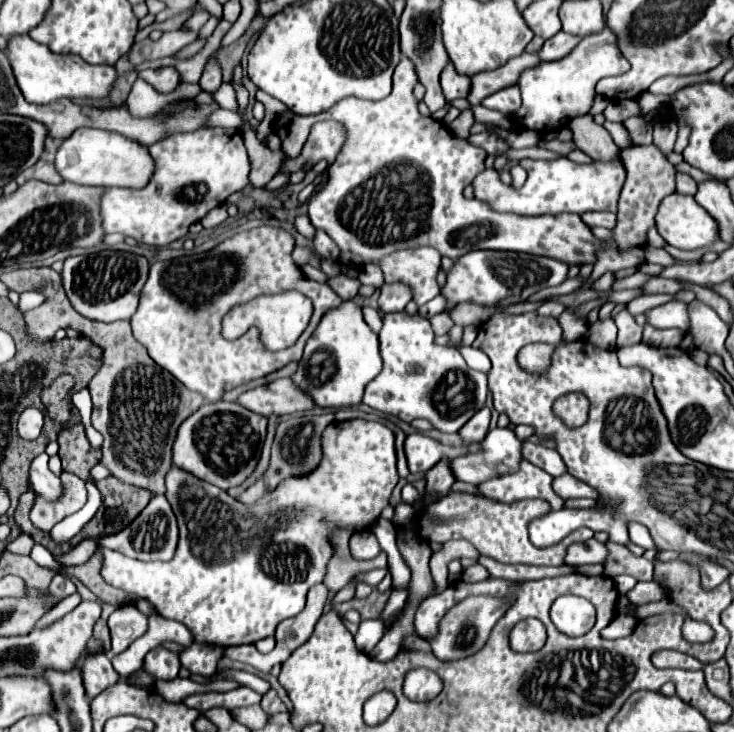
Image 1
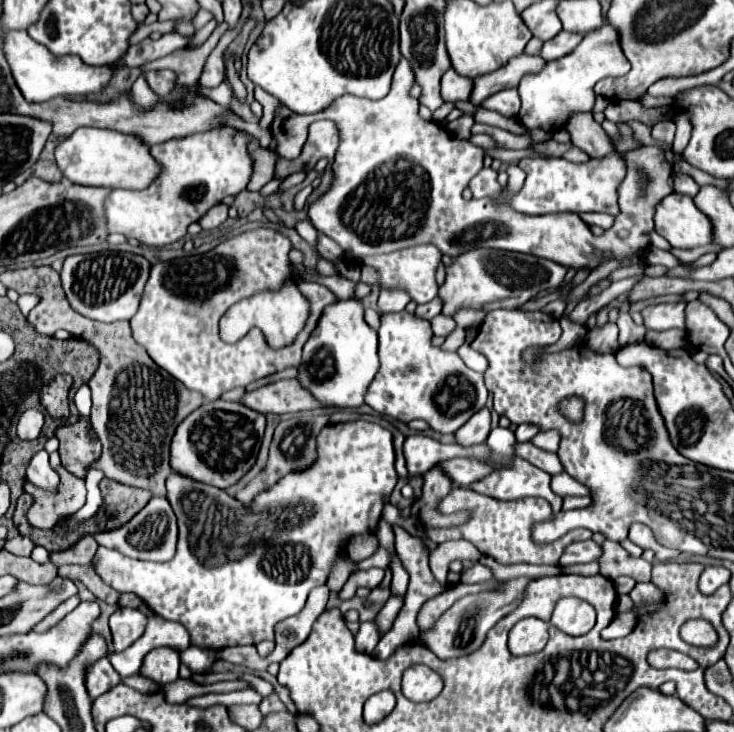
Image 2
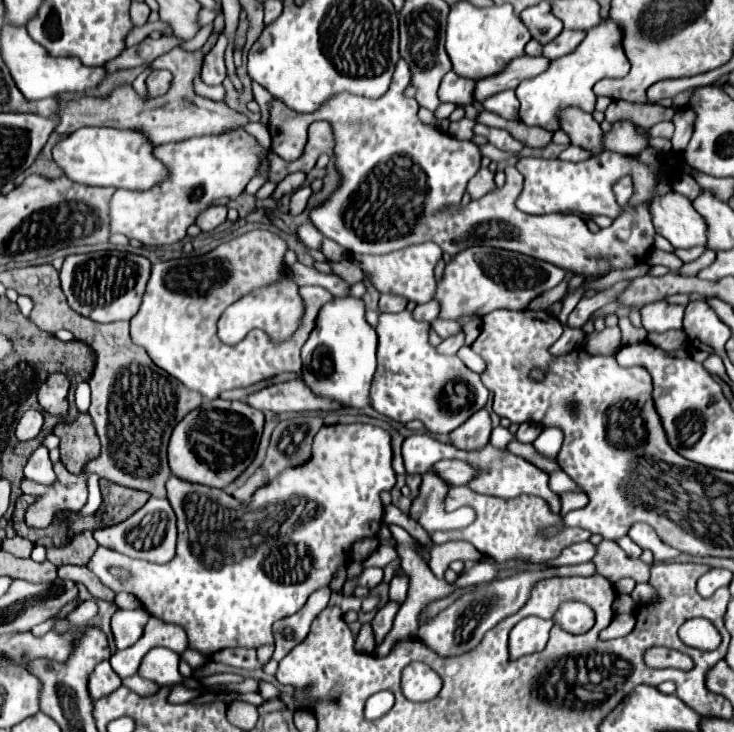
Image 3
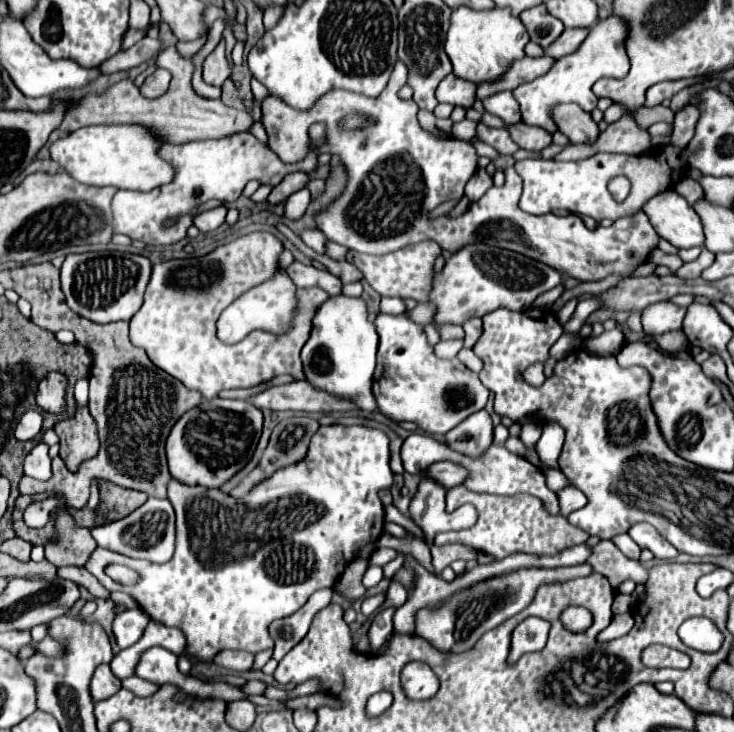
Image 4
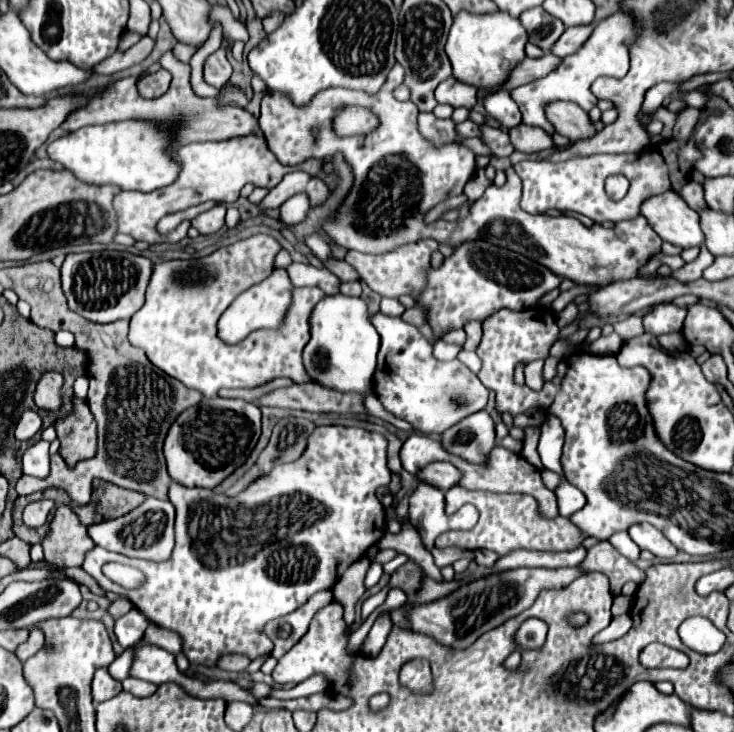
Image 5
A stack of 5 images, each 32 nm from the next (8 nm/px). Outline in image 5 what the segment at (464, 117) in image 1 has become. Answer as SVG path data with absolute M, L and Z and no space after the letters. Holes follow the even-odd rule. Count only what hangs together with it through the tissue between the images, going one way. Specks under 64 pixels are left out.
M470 119L456 125L457 133L463 138L480 137L479 126Z

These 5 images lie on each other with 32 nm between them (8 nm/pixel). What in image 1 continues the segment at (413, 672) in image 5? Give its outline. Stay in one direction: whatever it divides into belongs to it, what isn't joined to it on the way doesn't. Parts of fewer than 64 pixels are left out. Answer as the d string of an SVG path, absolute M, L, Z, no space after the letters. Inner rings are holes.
M426 668L410 670L404 680L404 694L410 700L432 700L442 690L440 678Z

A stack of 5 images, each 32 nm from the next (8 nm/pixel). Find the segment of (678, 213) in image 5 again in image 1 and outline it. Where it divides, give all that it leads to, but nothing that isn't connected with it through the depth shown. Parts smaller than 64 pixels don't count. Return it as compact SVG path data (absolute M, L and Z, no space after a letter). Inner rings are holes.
M670 194L662 200L658 214L656 214L656 228L660 236L670 244L680 250L698 250L698 248L708 248L718 240L718 224L716 220L696 204L694 196L684 196L684 194Z

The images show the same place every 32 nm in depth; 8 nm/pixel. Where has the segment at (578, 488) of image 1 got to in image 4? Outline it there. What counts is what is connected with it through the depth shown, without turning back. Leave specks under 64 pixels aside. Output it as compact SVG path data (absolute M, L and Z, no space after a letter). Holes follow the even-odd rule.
M544 470L544 474L546 474L546 484L548 488L552 488L552 492L560 492L562 488L572 486L562 470Z

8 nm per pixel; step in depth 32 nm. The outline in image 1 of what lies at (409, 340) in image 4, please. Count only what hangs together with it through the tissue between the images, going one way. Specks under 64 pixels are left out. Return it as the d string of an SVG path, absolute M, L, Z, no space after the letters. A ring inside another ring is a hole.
M384 314L384 326L378 338L384 368L366 386L362 402L370 408L398 416L404 422L426 418L442 432L458 432L484 406L488 376L472 370L458 348L438 346L430 322L420 314Z

